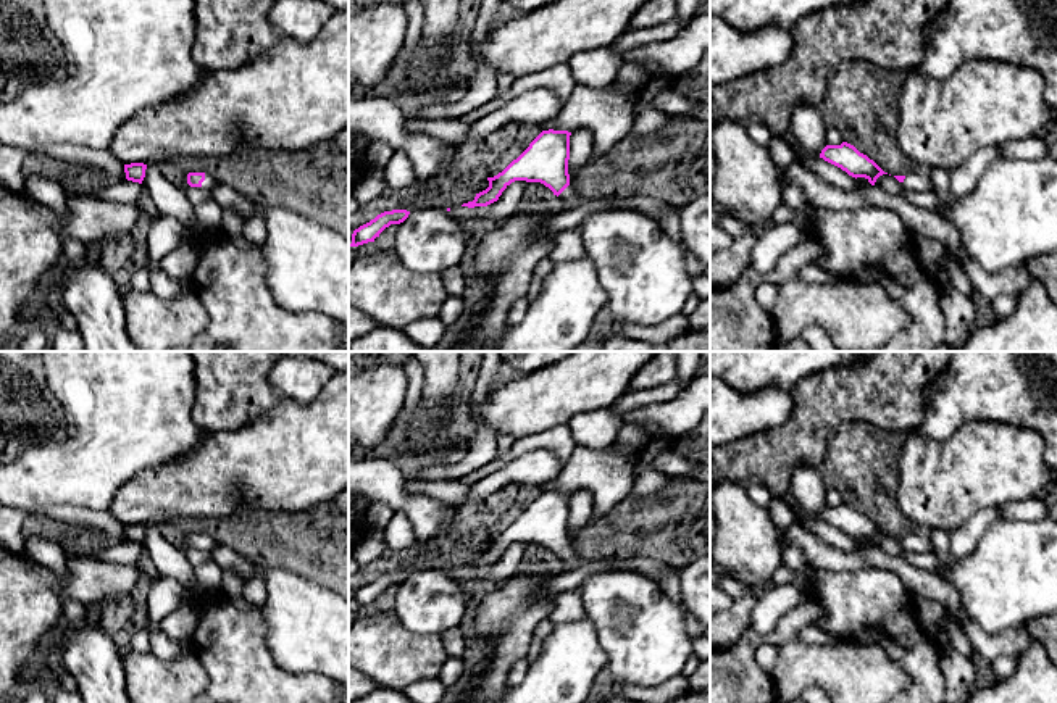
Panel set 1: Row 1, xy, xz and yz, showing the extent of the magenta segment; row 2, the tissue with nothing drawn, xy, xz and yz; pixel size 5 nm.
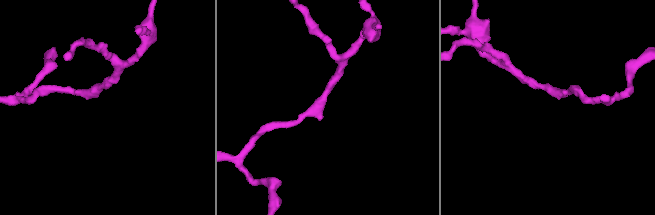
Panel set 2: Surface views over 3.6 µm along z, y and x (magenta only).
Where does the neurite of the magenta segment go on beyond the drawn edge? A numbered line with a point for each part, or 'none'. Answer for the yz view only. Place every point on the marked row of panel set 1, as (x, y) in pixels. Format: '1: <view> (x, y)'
1: yz (920, 181)

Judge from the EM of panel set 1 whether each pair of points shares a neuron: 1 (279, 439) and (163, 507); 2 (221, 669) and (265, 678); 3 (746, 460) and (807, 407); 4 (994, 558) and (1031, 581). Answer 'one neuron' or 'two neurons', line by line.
1: one neuron
2: one neuron
3: one neuron
4: one neuron

